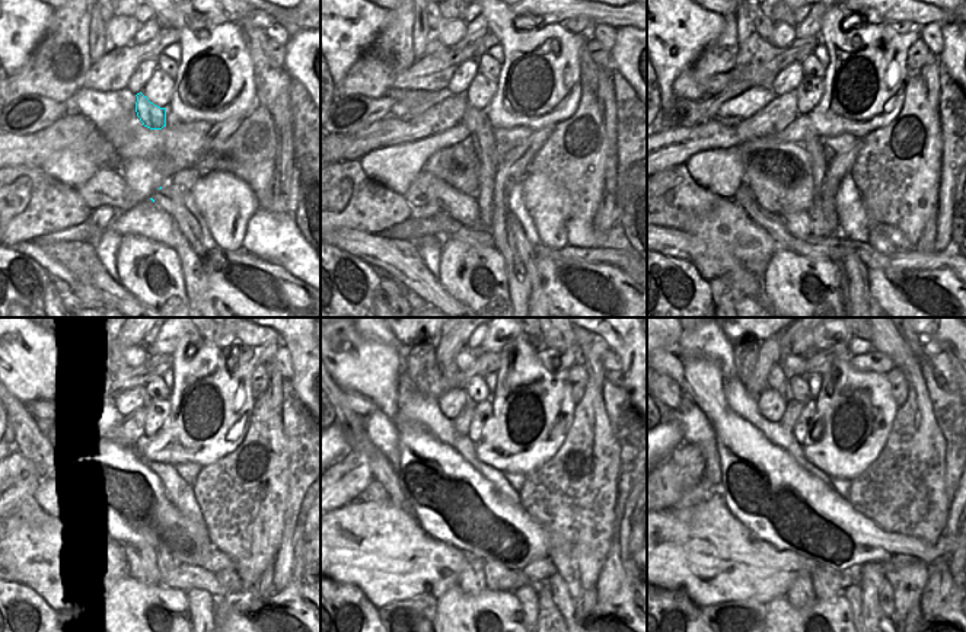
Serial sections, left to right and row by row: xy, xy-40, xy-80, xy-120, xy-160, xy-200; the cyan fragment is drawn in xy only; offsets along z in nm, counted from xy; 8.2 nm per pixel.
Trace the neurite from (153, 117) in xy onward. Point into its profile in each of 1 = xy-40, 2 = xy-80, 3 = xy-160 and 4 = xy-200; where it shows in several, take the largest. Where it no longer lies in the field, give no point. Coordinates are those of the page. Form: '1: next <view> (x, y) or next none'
1: next xy-40 (477, 120)
2: next xy-80 (819, 229)
3: next xy-160 (499, 578)
4: next xy-200 (828, 583)

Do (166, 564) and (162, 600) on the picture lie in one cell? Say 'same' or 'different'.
different

